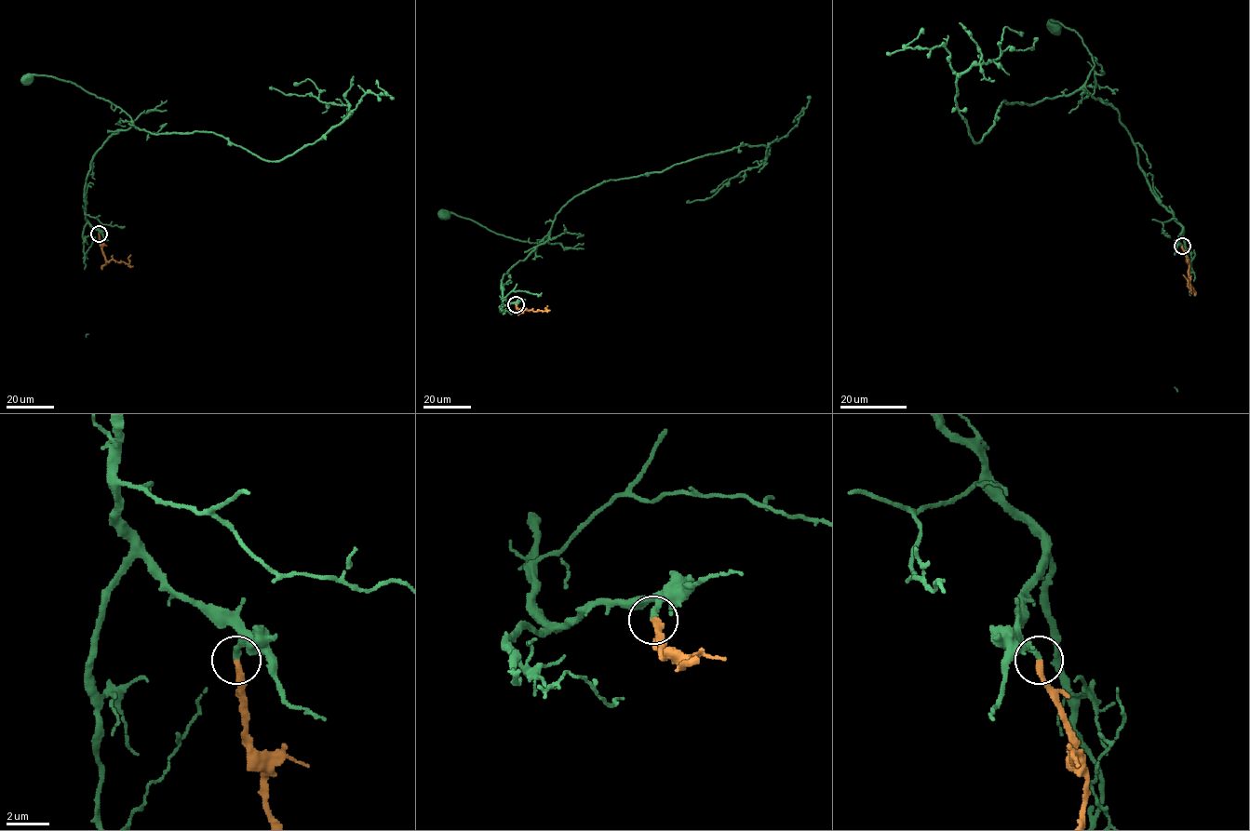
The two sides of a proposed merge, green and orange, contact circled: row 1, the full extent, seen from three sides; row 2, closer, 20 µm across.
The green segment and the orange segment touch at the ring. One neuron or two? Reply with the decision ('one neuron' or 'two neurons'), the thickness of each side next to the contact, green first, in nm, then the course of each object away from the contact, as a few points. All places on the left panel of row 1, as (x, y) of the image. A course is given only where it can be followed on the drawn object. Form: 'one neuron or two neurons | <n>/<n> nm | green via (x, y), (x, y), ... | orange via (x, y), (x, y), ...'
one neuron | 280/280 nm | green via (99, 234), (86, 218), (89, 164), (107, 139), (127, 130), (131, 119), (74, 84), (43, 75), (26, 78) | orange via (99, 234), (106, 261), (128, 263), (130, 254)

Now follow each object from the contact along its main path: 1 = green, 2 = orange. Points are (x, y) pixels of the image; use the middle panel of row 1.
1: (516, 304), (503, 302), (503, 276), (548, 236), (531, 243), (521, 241), (469, 219), (450, 213), (443, 216)
2: (516, 304), (518, 310), (533, 311), (545, 311), (547, 305)

